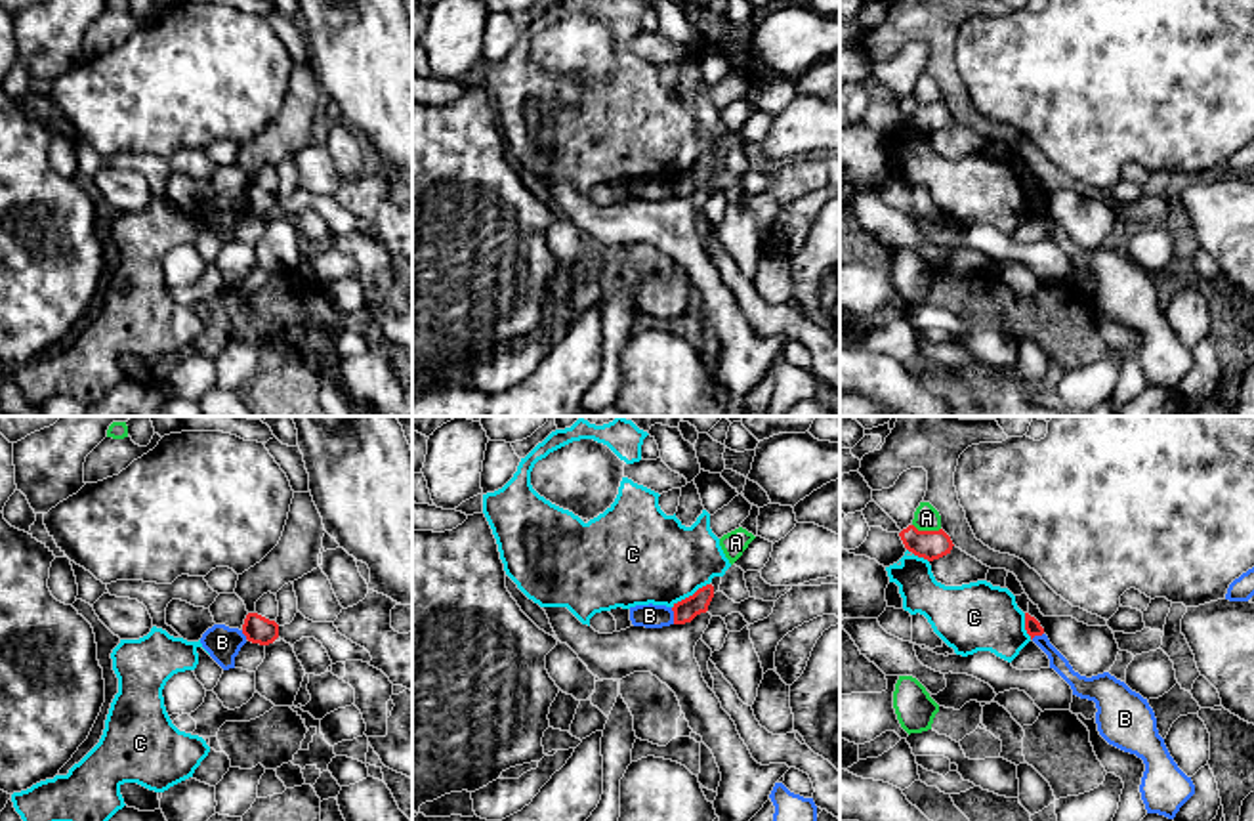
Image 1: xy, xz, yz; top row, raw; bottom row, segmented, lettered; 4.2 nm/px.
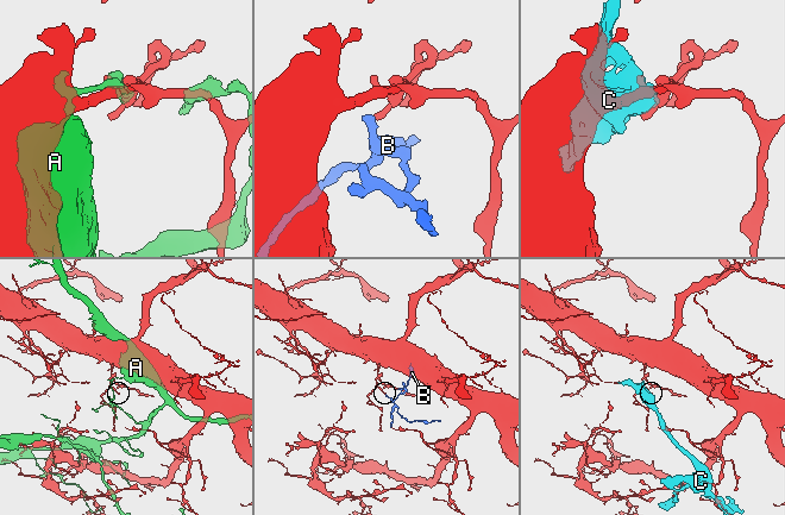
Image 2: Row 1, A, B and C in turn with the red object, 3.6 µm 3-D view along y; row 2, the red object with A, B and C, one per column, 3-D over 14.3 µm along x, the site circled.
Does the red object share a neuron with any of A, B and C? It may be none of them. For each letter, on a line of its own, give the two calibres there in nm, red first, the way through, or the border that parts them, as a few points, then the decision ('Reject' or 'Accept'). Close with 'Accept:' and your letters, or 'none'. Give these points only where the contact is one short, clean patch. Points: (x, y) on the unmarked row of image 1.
A: Thickness 130 nm (red) against 110 nm. Reject
B: Thickness 100 nm (red) against 100 nm. Boundary: xz (670, 180), (674, 195). Reject
C: Thickness 100 nm (red) against 400 nm. Reject
Accept: none

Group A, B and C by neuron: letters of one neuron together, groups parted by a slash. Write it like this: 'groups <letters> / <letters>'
groups A / B / C

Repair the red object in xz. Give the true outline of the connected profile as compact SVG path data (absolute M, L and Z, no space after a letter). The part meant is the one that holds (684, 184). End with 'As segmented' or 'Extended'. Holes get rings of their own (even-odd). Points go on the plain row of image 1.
M706 157L699 160L693 168L674 176L674 197L691 195L697 187L706 185L714 170L714 158Z. As segmented

